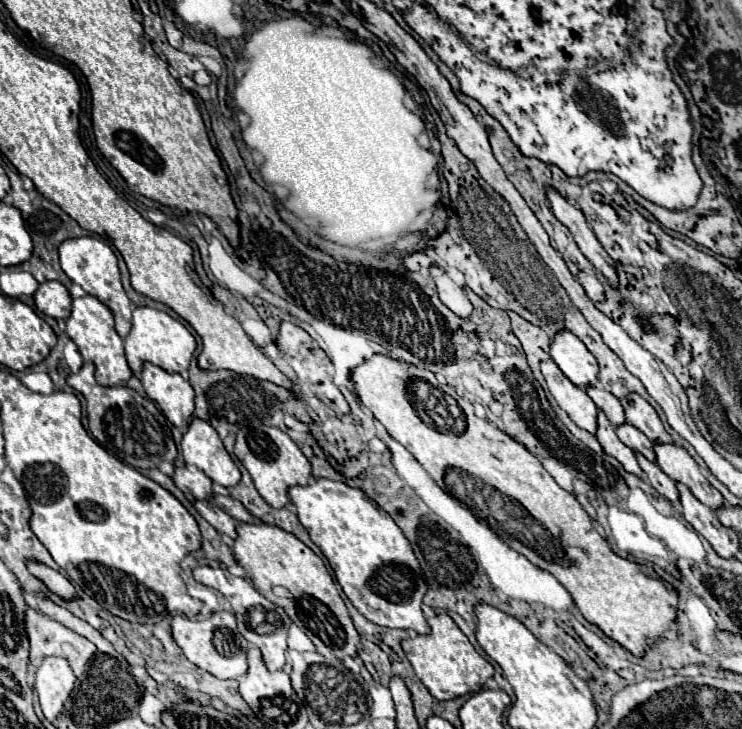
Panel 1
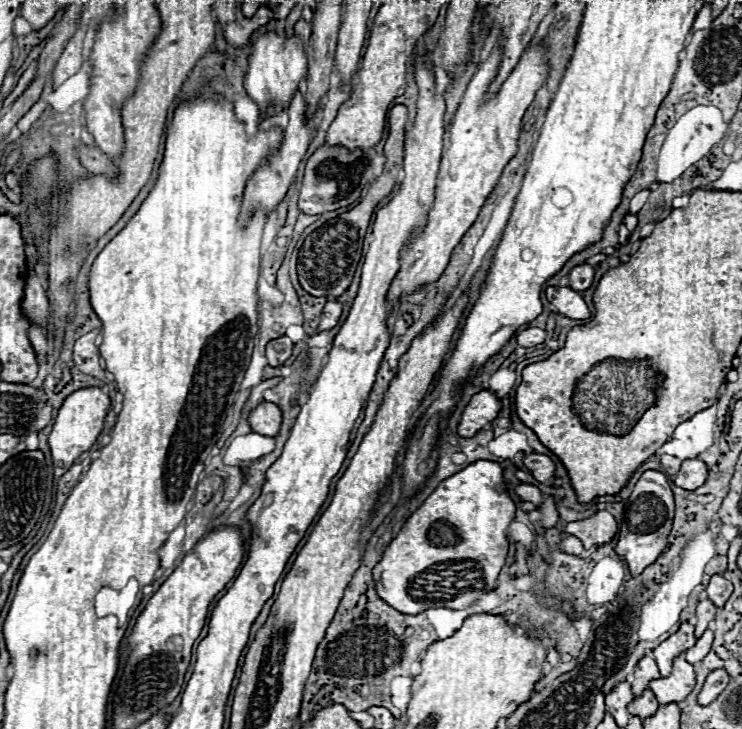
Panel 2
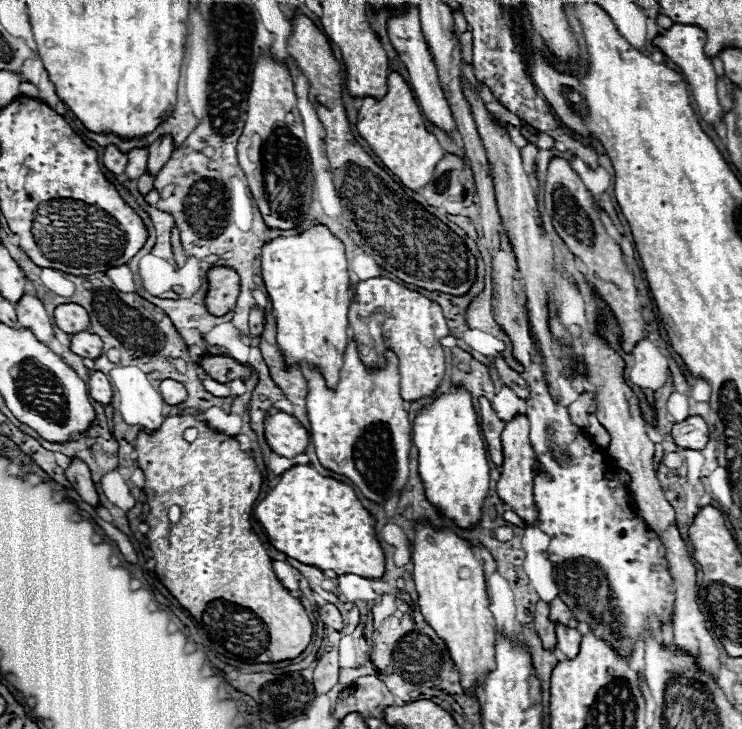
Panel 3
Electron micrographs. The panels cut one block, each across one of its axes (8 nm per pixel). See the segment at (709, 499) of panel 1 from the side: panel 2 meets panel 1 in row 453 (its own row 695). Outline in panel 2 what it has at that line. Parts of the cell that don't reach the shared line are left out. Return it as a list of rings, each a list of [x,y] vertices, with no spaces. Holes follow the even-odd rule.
[[[680,654],[674,658],[672,672],[668,676],[650,680],[650,690],[656,694],[660,704],[670,704],[670,702],[682,702],[692,692],[694,684],[696,684],[694,668]]]

